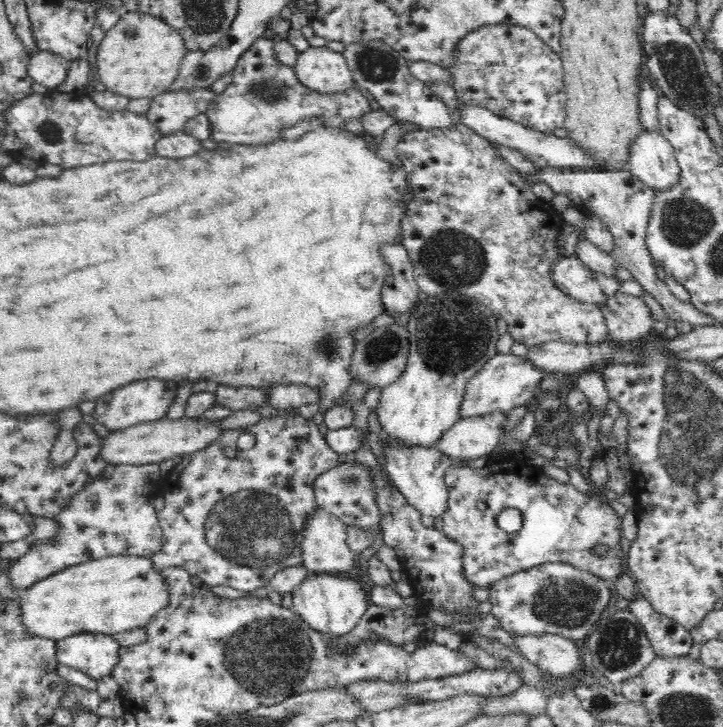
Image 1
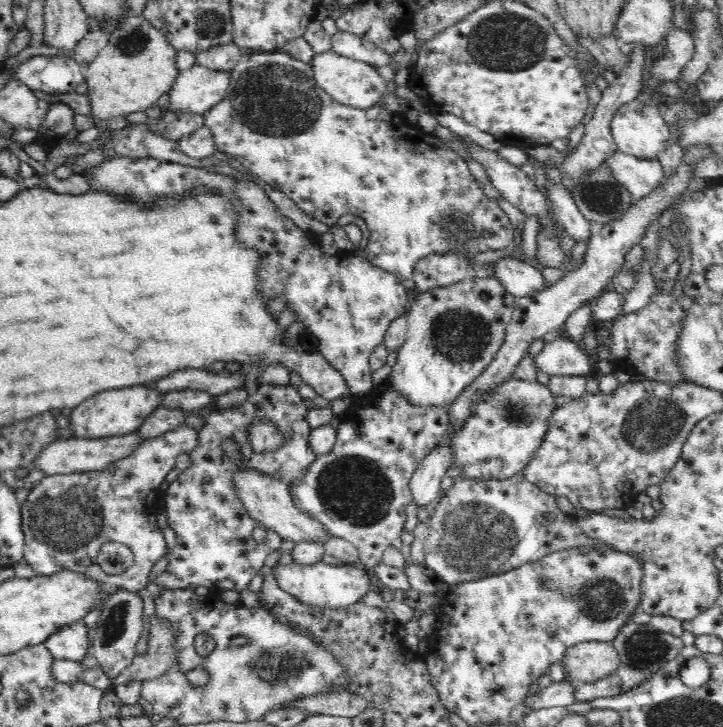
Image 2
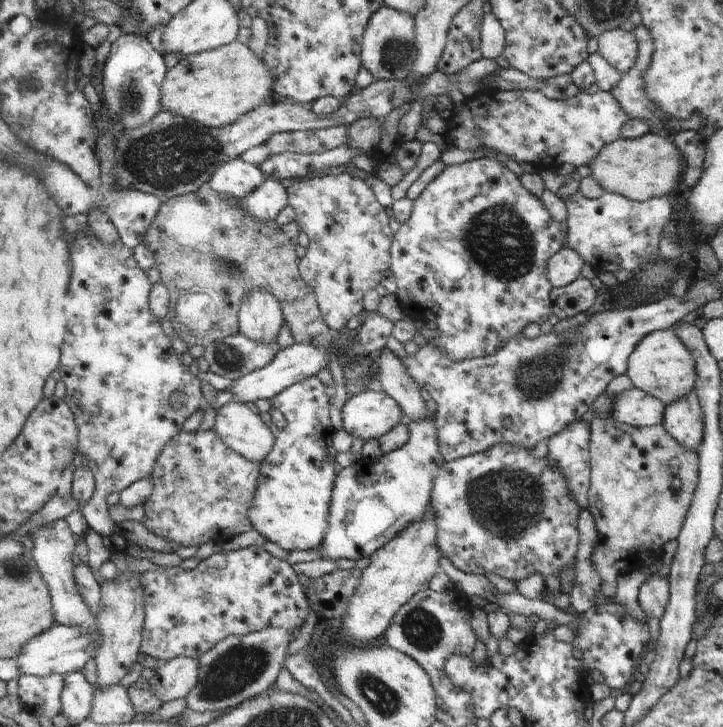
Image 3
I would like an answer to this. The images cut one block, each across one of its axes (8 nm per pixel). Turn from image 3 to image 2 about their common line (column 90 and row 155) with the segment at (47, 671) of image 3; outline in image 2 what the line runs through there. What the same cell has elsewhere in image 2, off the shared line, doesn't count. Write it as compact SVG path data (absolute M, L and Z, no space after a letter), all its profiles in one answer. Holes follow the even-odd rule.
M632 100L616 112L616 116L612 120L612 136L614 136L614 142L620 152L626 152L640 160L658 160L658 156L662 152L666 152L666 148L670 146L672 130L670 130L670 126L666 126L664 116L658 112L656 104Z

